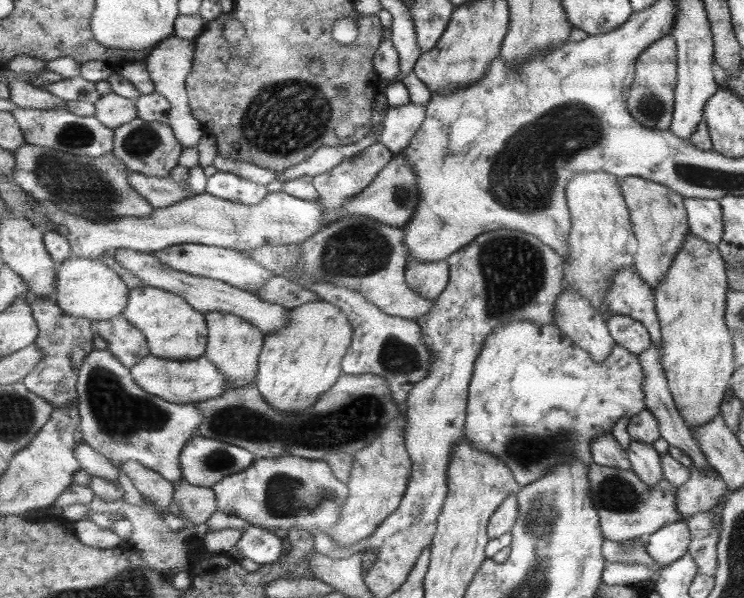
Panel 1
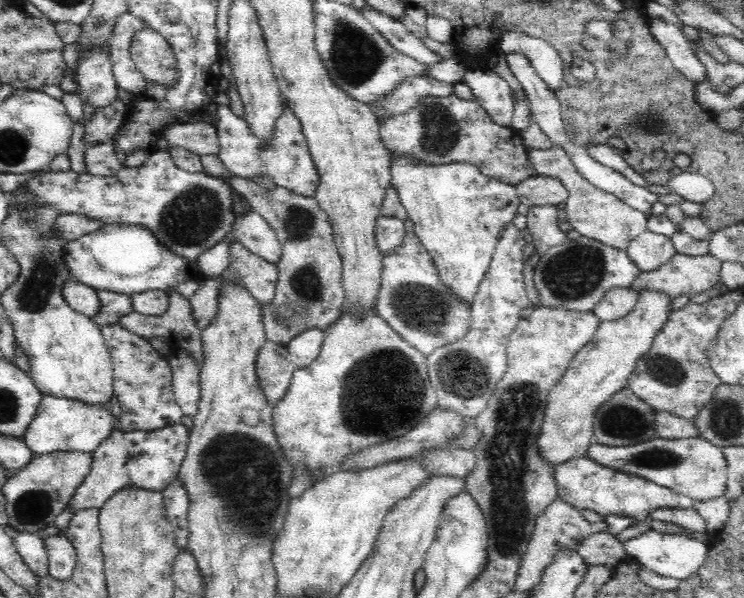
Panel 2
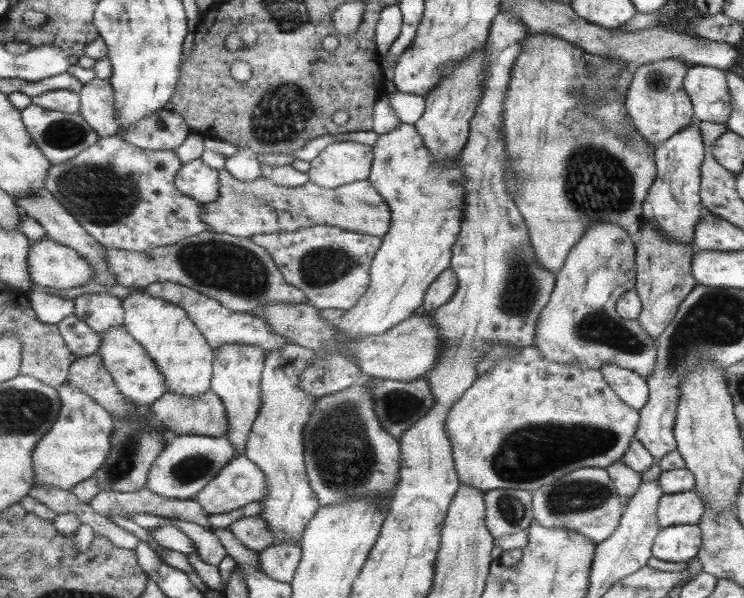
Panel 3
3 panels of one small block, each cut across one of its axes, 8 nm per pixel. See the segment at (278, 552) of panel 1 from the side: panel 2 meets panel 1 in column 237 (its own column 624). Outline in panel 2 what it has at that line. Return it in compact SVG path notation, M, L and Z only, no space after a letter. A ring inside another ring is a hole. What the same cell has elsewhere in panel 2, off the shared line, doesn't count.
M650 529L642 536L630 539L623 545L628 558L642 562L643 566L648 567L651 571L678 580L684 580L691 574L698 572L698 568L704 564L706 556L708 556L708 542L700 540L693 534L681 532L681 530L680 532L659 533Z

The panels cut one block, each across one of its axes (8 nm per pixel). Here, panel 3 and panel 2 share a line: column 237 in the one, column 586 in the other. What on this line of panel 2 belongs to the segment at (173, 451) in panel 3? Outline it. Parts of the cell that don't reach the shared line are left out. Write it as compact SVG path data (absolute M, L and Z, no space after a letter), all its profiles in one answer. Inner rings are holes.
M702 436L690 438L658 438L630 446L610 446L591 442L586 455L604 467L650 480L694 500L708 500L724 496L727 486L728 463L723 447L712 444Z

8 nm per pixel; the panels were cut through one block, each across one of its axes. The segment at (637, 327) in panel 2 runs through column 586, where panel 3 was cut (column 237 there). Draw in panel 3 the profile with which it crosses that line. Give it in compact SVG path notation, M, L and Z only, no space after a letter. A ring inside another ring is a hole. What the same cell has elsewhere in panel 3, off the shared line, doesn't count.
M229 344L216 353L212 391L223 401L229 415L229 434L227 438L236 446L238 454L243 455L249 440L249 433L263 406L262 378L266 365L266 355L257 346Z

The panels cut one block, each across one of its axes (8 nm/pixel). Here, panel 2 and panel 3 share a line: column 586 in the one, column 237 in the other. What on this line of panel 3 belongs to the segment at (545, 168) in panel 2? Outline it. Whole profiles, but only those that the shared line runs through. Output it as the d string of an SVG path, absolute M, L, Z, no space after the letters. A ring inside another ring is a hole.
M226 167L219 171L219 198L205 203L203 214L203 221L211 227L212 232L251 239L255 235L293 232L316 225L330 225L381 238L390 231L392 209L369 179L337 188L325 188L311 180L303 186L287 187L275 184L265 176L253 182L243 182L237 180Z

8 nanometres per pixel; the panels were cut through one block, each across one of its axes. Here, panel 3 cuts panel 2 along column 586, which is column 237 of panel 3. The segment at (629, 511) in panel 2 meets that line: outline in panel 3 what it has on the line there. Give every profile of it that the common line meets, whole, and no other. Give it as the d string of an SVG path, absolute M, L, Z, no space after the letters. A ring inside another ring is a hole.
M238 454L195 499L210 515L225 515L248 504L261 503L266 499L266 494L268 494L267 475L264 470L248 456Z

